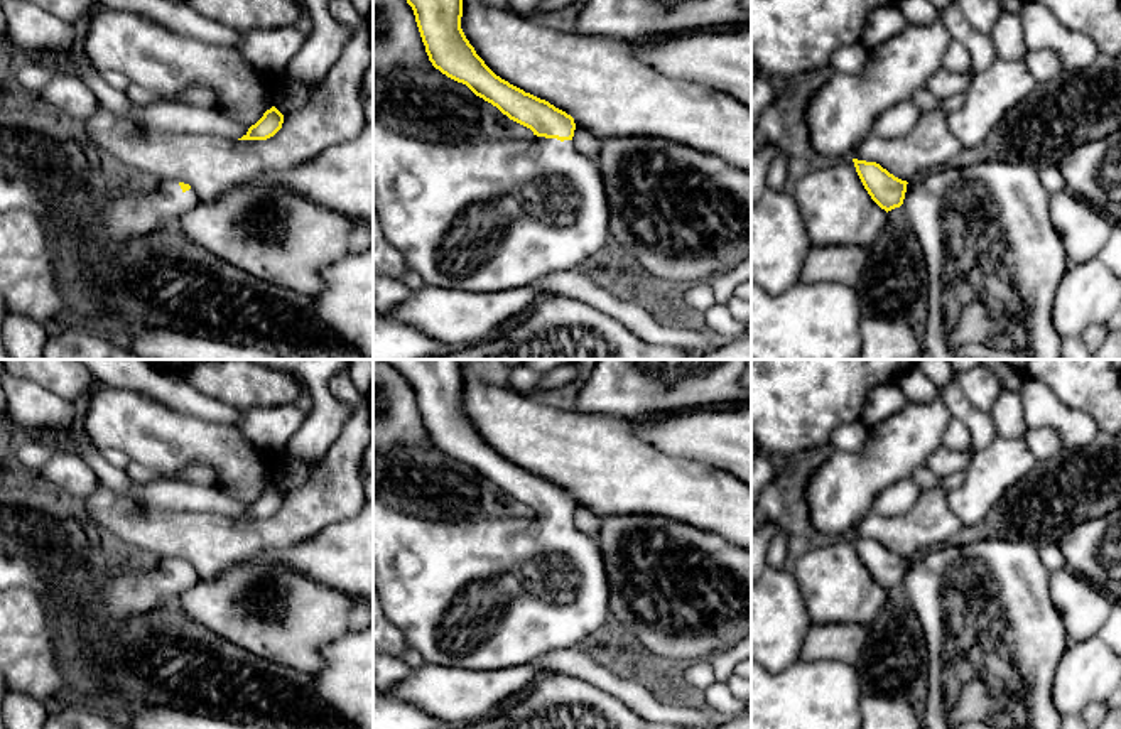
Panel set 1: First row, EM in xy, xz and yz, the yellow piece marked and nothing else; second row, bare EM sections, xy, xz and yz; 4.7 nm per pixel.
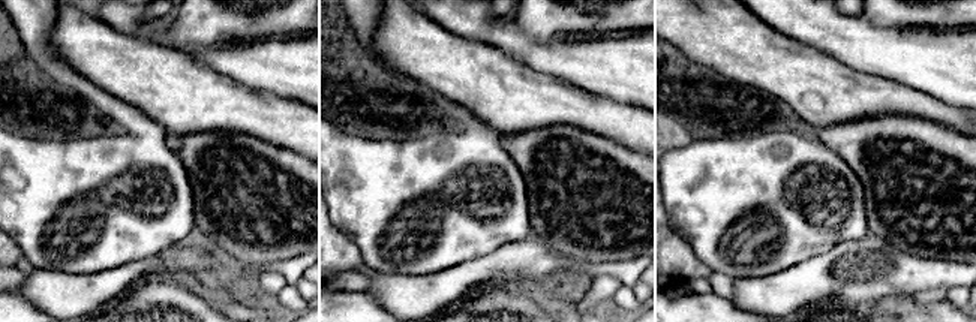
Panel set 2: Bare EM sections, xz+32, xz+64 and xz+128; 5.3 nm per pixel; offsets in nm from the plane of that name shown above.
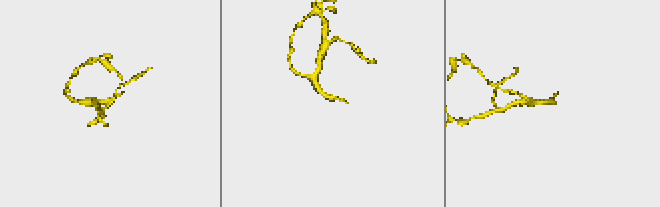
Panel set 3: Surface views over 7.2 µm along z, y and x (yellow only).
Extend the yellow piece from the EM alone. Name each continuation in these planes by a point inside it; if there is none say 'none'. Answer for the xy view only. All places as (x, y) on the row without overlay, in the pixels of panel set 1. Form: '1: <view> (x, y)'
1: xy (125, 593)

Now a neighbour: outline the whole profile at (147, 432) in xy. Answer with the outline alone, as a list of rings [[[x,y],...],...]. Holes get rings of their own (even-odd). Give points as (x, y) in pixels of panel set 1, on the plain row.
[[[98,385],[88,398],[89,408],[81,429],[98,451],[116,449],[130,462],[138,462],[160,478],[176,478],[189,464],[209,467],[214,486],[246,505],[255,503],[273,484],[268,454],[235,425],[182,415],[137,392],[106,385]]]

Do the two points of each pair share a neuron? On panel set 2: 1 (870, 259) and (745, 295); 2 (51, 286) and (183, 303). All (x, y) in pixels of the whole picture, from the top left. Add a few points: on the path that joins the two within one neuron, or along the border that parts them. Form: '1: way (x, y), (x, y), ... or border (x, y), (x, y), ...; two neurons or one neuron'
1: way (838, 277), (795, 292), (777, 294); one neuron
2: border (153, 276), (138, 279), (108, 306); two neurons

